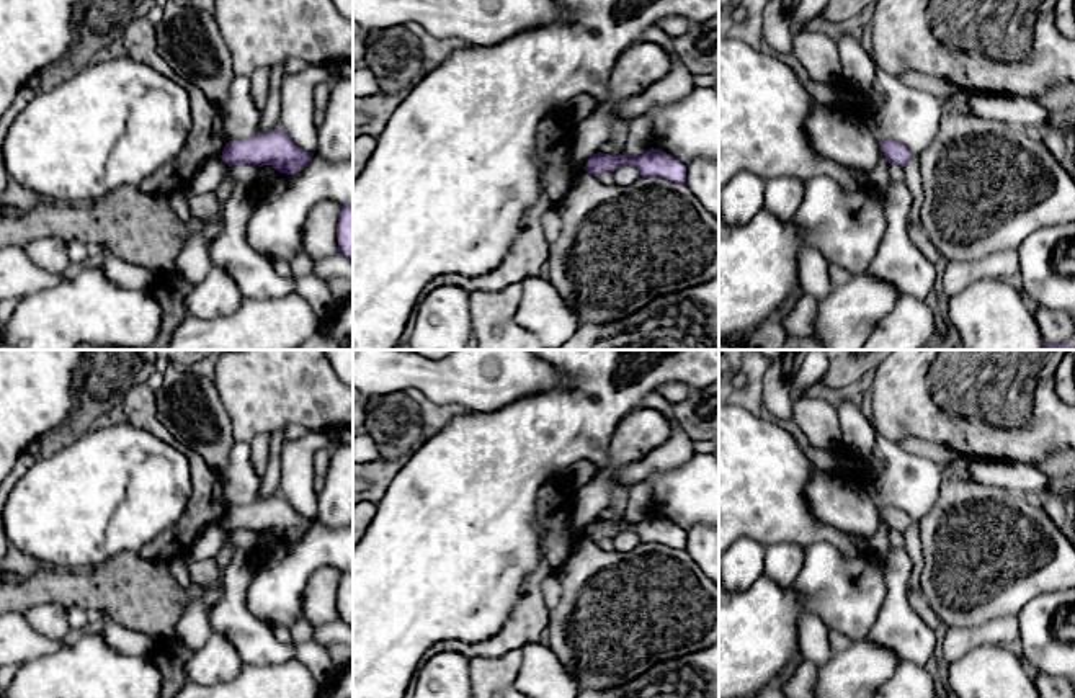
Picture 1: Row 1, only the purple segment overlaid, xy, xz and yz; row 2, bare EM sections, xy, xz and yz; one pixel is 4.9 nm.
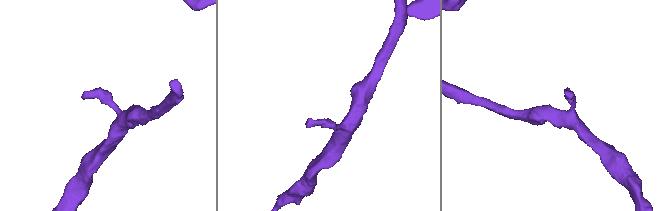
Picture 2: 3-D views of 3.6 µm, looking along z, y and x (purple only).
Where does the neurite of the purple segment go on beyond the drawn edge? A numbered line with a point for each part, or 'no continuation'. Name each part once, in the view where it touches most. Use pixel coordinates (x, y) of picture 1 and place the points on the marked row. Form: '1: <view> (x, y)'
no continuation

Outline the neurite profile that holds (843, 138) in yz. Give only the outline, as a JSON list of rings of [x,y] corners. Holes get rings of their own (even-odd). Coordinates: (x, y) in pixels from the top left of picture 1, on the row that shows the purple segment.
[[[814,103],[805,121],[814,150],[846,168],[871,173],[881,157],[881,142],[868,123],[835,106]]]

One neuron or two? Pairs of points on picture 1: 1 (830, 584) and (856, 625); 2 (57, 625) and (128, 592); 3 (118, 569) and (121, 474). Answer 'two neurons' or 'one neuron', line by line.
1: one neuron
2: two neurons
3: two neurons

